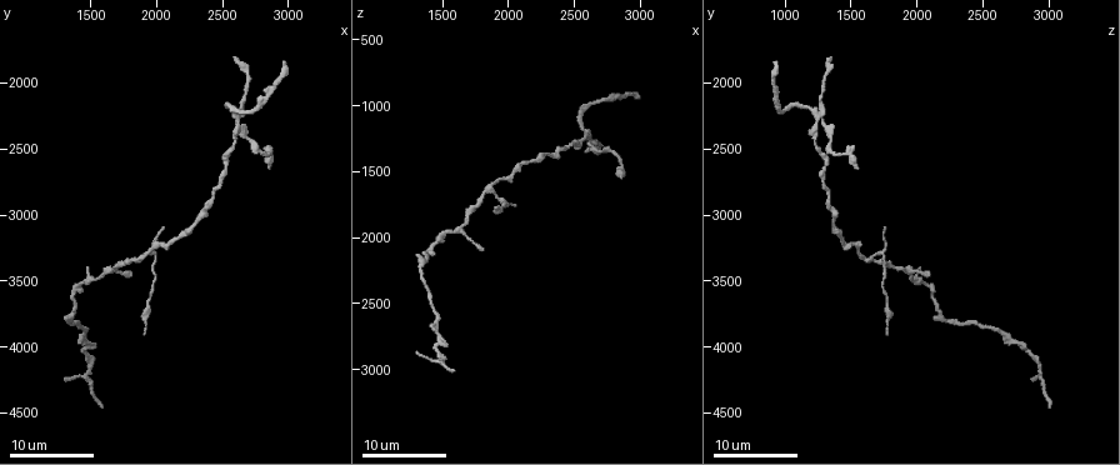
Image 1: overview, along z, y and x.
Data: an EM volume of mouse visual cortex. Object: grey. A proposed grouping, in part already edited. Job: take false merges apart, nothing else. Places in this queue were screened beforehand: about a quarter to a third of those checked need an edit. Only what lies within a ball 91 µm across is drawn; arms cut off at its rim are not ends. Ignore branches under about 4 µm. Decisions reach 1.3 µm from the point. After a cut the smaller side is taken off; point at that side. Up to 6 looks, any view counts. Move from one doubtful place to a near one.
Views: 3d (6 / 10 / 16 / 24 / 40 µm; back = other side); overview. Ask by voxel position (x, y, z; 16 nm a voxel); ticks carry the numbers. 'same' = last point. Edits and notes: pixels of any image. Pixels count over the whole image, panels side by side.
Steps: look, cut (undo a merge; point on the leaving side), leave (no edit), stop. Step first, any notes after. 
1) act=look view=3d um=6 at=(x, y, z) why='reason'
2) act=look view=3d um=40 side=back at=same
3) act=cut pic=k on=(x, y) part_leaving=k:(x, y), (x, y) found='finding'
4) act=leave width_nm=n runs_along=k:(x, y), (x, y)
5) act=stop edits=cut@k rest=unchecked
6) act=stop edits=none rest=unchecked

act=look view=3d um=24 at=(1340, 3800, 2260) why='thick turns thin'

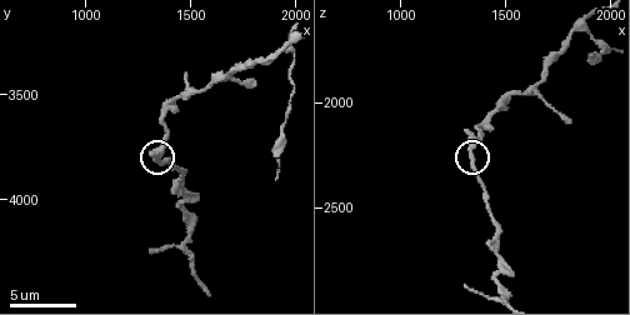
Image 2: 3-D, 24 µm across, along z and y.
act=look view=3d um=6 at=same

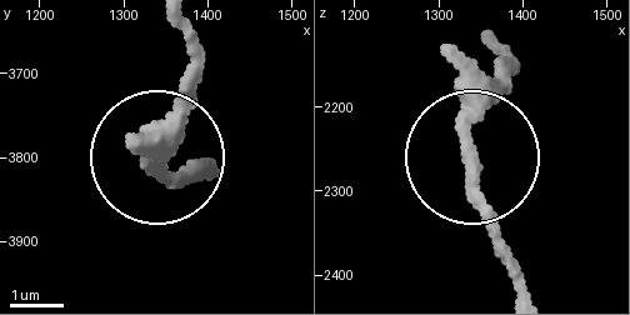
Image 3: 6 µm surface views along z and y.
act=leave runs_along=3:(496, 40), (505, 76), (470, 144), (505, 274) found='all the same cell'

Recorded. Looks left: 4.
act=look view=3d um=16 at=(1460, 4220, 2940) why='three-way junction'

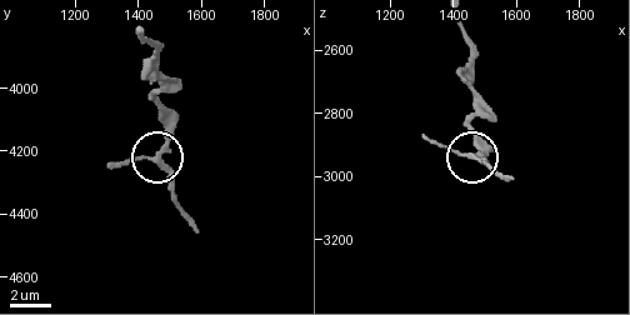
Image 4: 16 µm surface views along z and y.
act=look view=3d um=6 at=(1470, 4230, 2940) why='zoom in'

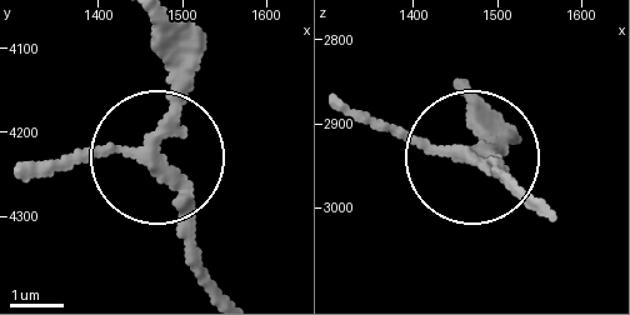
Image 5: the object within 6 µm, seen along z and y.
act=leave width_nm=220 runs_along=5:(149, 24), (175, 91), (163, 159), (198, 275) found='one cell here'

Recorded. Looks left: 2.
act=look view=3d um=24 at=(2600, 2240, 1260) why='looks like a crossing'

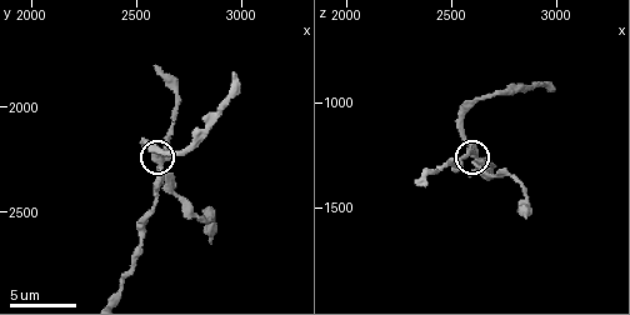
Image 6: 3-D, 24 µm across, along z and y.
act=look view=3d um=6 at=same why='zoom in'

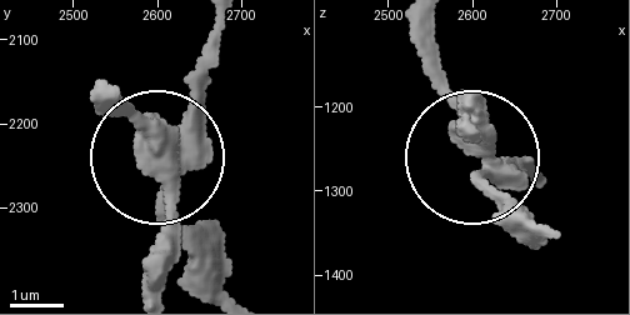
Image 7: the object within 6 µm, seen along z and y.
act=cut pic=7 on=(190, 228) arms=4 found='two cells meet here'

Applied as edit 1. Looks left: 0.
act=stop edits=cut@7 rest=unchecked

